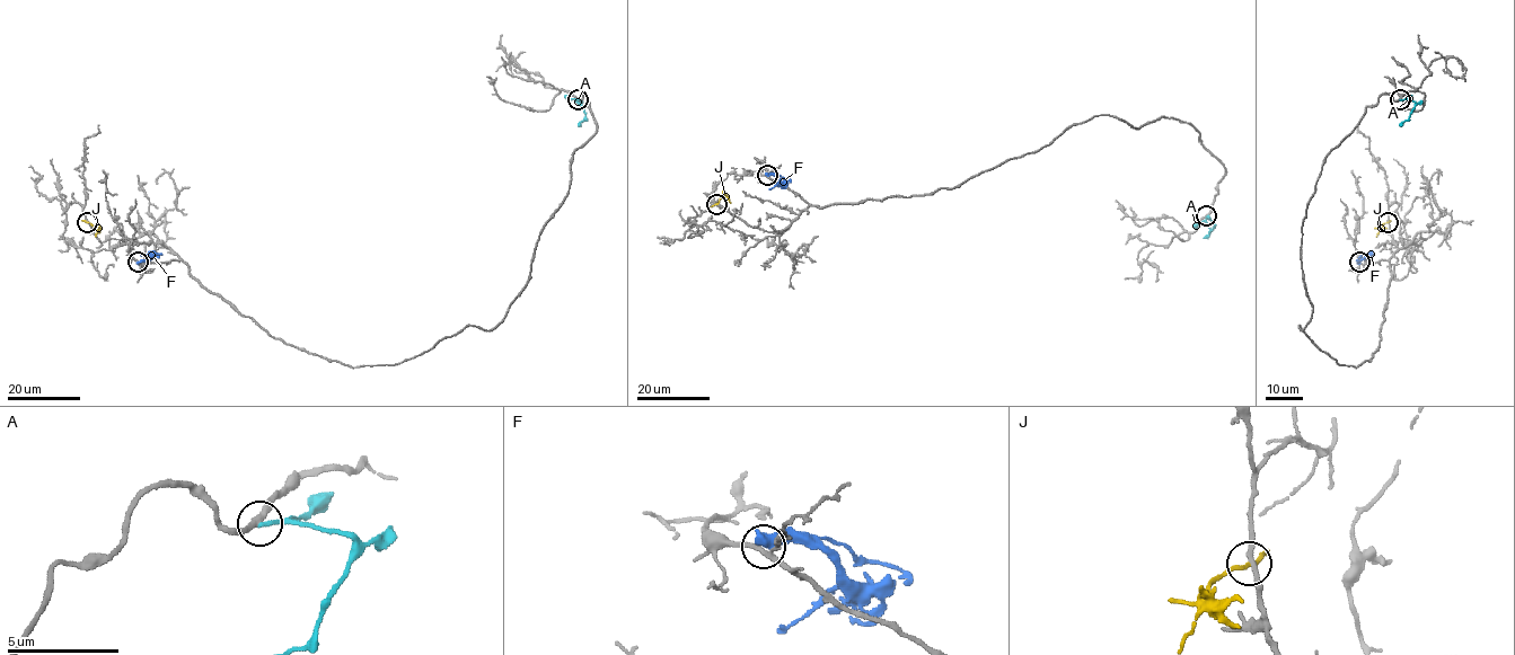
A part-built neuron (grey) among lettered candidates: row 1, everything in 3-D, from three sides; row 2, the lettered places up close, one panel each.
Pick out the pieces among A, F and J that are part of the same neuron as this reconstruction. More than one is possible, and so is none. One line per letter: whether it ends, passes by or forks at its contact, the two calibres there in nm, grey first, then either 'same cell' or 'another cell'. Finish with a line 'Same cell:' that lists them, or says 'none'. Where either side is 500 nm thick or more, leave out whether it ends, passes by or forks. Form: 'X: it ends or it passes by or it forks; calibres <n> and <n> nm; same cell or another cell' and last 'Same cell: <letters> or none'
A: it ends; calibres 280 and 190 nm; another cell
F: calibres 200 and 600 nm; another cell
J: it passes by; calibres 200 and 170 nm; another cell
Same cell: none

